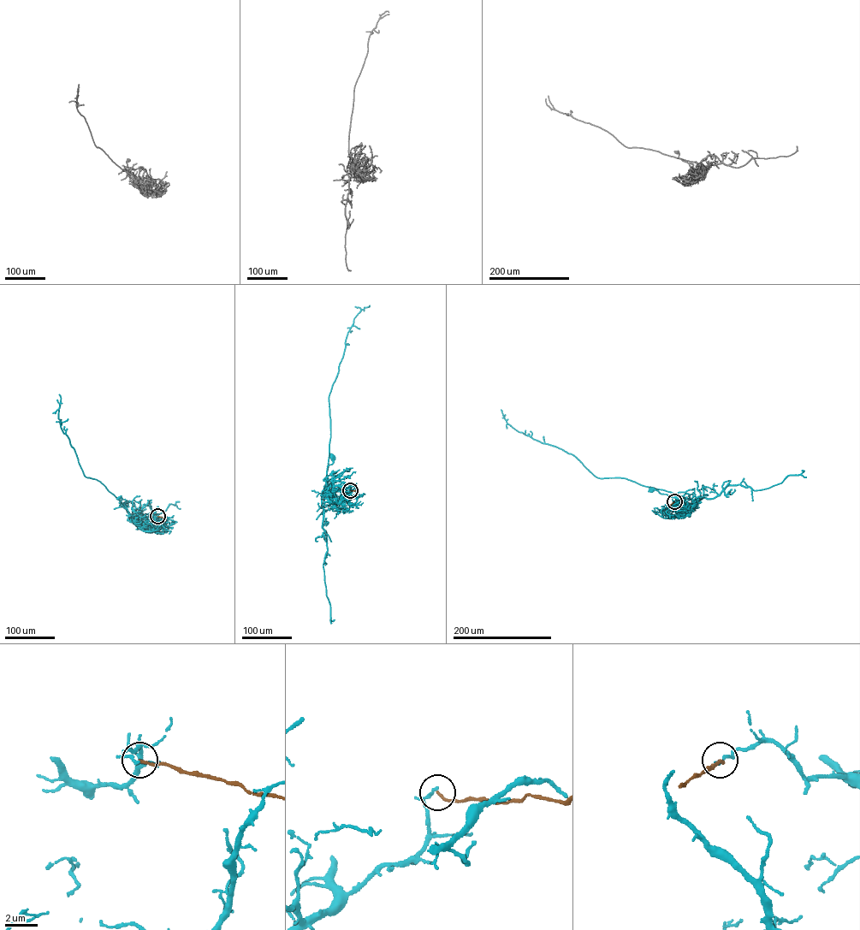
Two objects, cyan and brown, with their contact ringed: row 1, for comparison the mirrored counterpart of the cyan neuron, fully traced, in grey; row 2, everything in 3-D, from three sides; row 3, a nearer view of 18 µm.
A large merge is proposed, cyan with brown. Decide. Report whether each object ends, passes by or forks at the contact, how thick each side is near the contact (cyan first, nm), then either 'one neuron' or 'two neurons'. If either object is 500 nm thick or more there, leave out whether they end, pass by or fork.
cyan ends there; brown ends there; 170 nm thick on the cyan side, 130 nm on the other; two neurons

